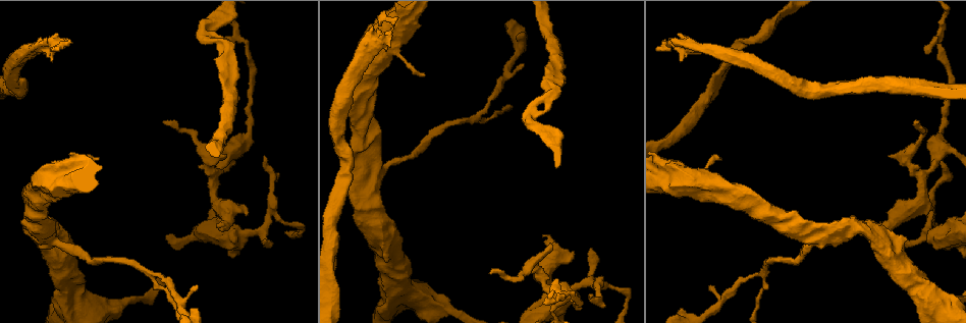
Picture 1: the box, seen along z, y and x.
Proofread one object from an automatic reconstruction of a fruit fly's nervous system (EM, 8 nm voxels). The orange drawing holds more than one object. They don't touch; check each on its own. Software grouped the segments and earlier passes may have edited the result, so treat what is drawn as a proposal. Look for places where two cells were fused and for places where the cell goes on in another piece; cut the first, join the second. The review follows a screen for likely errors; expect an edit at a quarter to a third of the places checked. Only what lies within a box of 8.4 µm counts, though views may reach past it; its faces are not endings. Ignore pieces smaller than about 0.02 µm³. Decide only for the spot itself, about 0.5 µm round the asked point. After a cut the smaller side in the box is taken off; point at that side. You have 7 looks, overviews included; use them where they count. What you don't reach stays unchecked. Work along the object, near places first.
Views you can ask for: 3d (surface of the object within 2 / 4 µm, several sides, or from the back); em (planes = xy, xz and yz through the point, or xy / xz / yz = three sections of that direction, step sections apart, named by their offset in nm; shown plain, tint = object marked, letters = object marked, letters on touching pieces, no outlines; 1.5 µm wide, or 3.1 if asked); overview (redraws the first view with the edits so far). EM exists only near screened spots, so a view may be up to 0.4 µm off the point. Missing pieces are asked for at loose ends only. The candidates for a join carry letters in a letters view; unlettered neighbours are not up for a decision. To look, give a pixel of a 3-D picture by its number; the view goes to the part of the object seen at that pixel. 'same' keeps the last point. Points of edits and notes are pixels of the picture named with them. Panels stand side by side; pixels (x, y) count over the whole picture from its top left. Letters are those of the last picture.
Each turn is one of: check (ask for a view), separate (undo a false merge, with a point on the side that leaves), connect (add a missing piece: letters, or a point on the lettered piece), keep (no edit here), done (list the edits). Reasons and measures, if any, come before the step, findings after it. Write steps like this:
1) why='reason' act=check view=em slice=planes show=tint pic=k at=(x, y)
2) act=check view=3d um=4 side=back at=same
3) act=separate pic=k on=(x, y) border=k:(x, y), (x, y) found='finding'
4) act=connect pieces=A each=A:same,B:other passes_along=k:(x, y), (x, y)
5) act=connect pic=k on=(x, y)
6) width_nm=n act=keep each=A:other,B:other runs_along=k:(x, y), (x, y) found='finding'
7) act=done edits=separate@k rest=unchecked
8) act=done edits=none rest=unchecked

why='thin end' act=check view=3d um=4 pic=1 at=(196, 287)

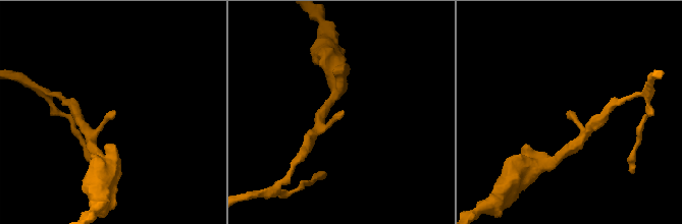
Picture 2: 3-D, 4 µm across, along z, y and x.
why='need the tissue' act=check view=em slice=planes show=letters pic=2 at=(114, 112)

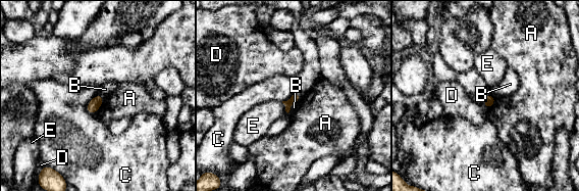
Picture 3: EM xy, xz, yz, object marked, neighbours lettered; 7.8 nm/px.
act=keep each=A:other,B:other,C:other,D:other,E:other border=3:(98, 93), (87, 104), (91, 114) found='no lettered piece goes on from it'

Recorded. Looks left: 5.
why='sharp bend' act=check view=em slice=yz step=8 show=tint pic=1 at=(761, 34)

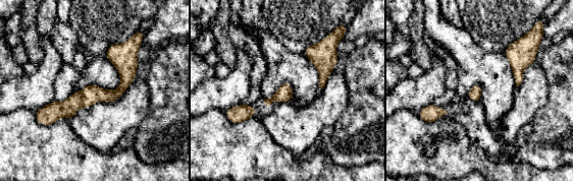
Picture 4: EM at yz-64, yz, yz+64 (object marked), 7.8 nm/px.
why='cut it another way' act=check view=em slice=planes show=letters at=same

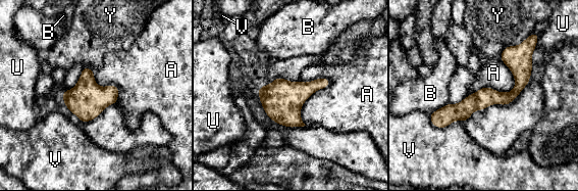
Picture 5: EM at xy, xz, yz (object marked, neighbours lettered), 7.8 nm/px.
act=keep each=A:other,B:other,U:other,V:other,Y:other border=5:(327, 77), (302, 105), (305, 125) found='all the same cell'

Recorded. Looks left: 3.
why='tapers out' act=check view=em slice=xz step=8 show=tint pic=1 at=(557, 282)

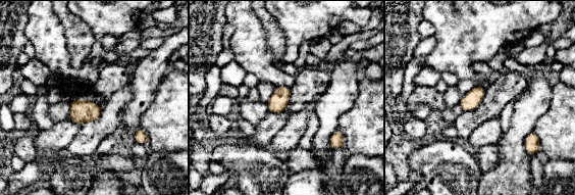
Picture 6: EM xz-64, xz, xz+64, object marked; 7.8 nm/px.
act=check view=em slice=planes show=letters at=same

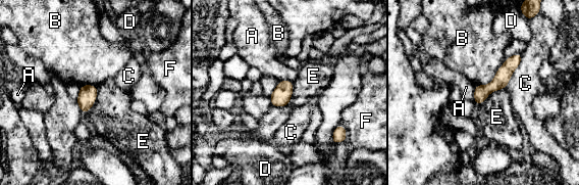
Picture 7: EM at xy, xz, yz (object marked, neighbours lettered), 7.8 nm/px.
act=keep each=A:other,B:other,C:other,D:other,E:other,F:other found='no lettered piece goes on from it'

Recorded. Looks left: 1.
act=done edits=none rest=unchecked

